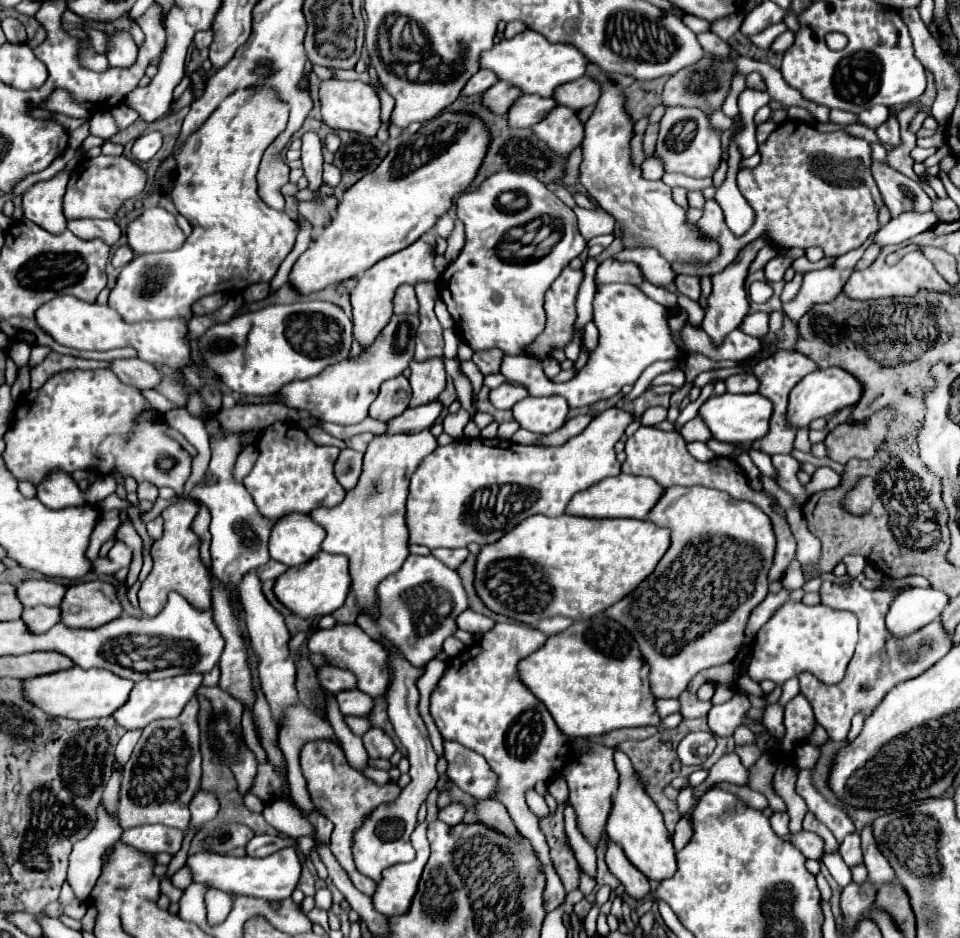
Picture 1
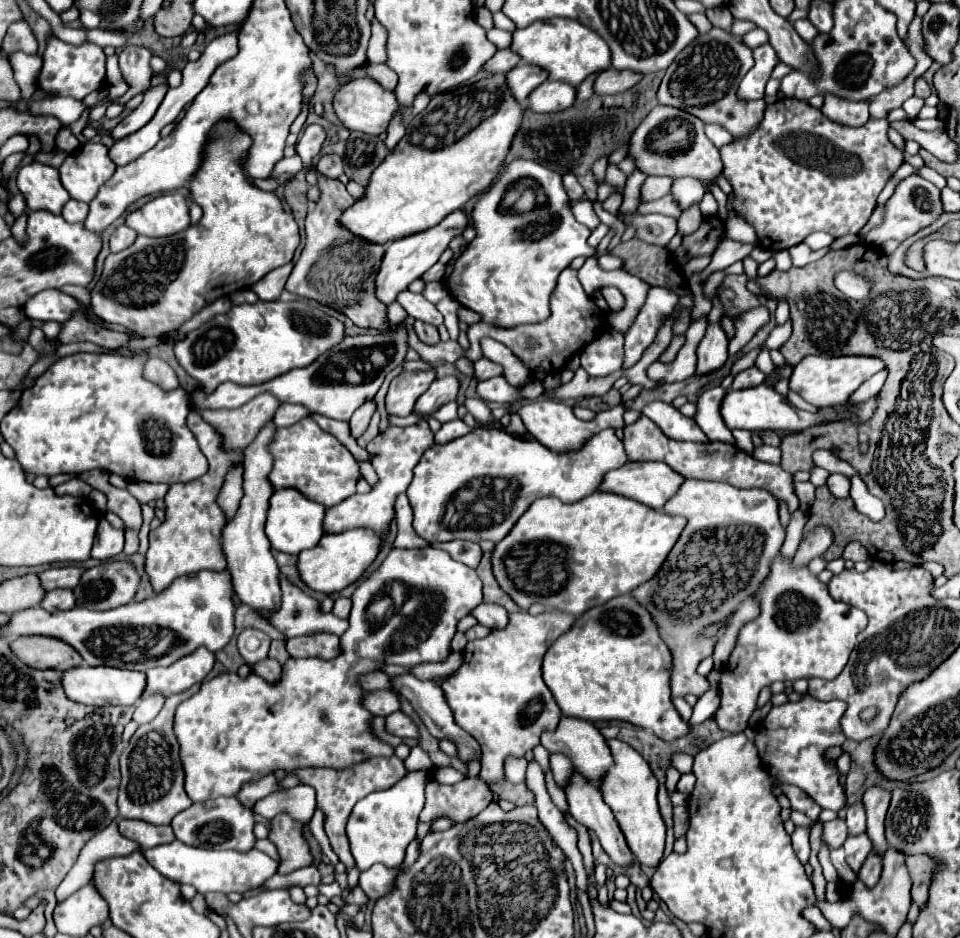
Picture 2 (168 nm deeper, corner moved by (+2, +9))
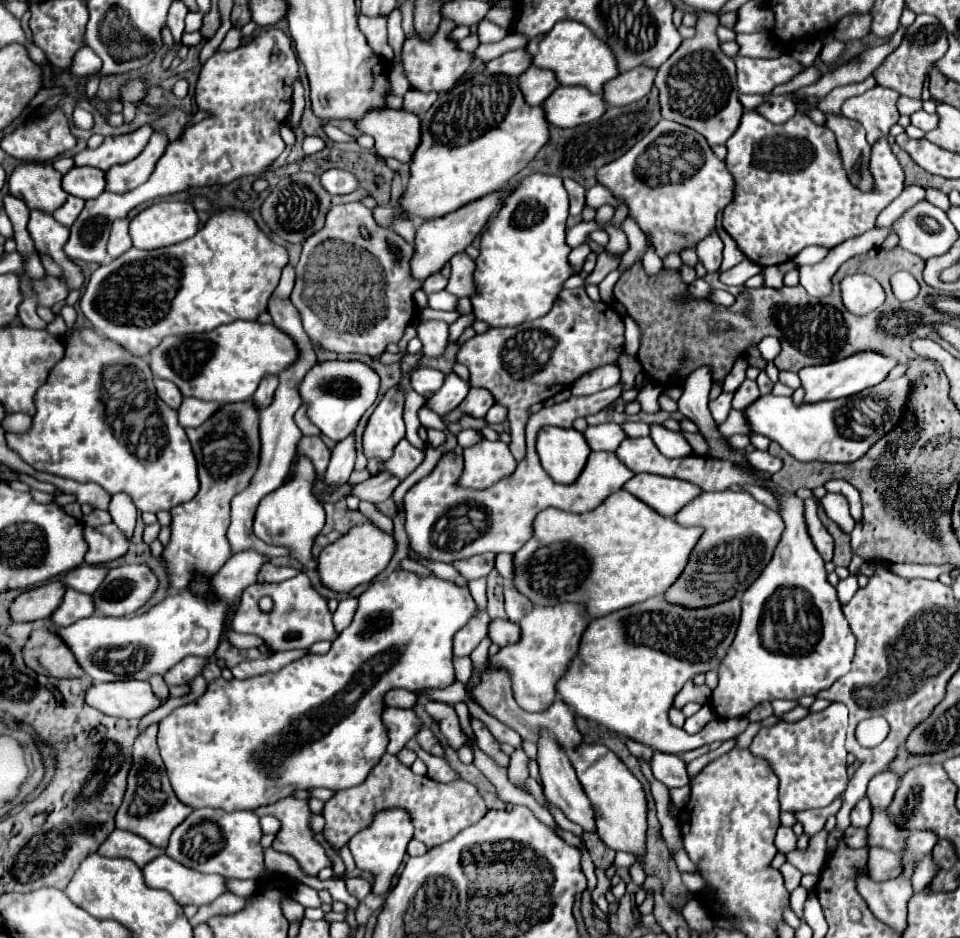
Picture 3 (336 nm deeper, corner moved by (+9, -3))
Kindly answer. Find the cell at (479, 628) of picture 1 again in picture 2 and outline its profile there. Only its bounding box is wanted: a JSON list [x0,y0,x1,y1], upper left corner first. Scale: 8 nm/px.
[470,604,508,628]

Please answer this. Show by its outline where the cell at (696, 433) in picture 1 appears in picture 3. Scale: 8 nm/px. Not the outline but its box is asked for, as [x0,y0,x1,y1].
[709,392,733,424]

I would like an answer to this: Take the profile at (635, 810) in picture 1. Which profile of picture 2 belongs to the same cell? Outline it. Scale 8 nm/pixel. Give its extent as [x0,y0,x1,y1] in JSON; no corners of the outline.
[600,740,666,866]

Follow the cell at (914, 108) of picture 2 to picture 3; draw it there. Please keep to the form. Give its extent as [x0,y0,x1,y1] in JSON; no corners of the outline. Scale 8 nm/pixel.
[897,96,923,116]

